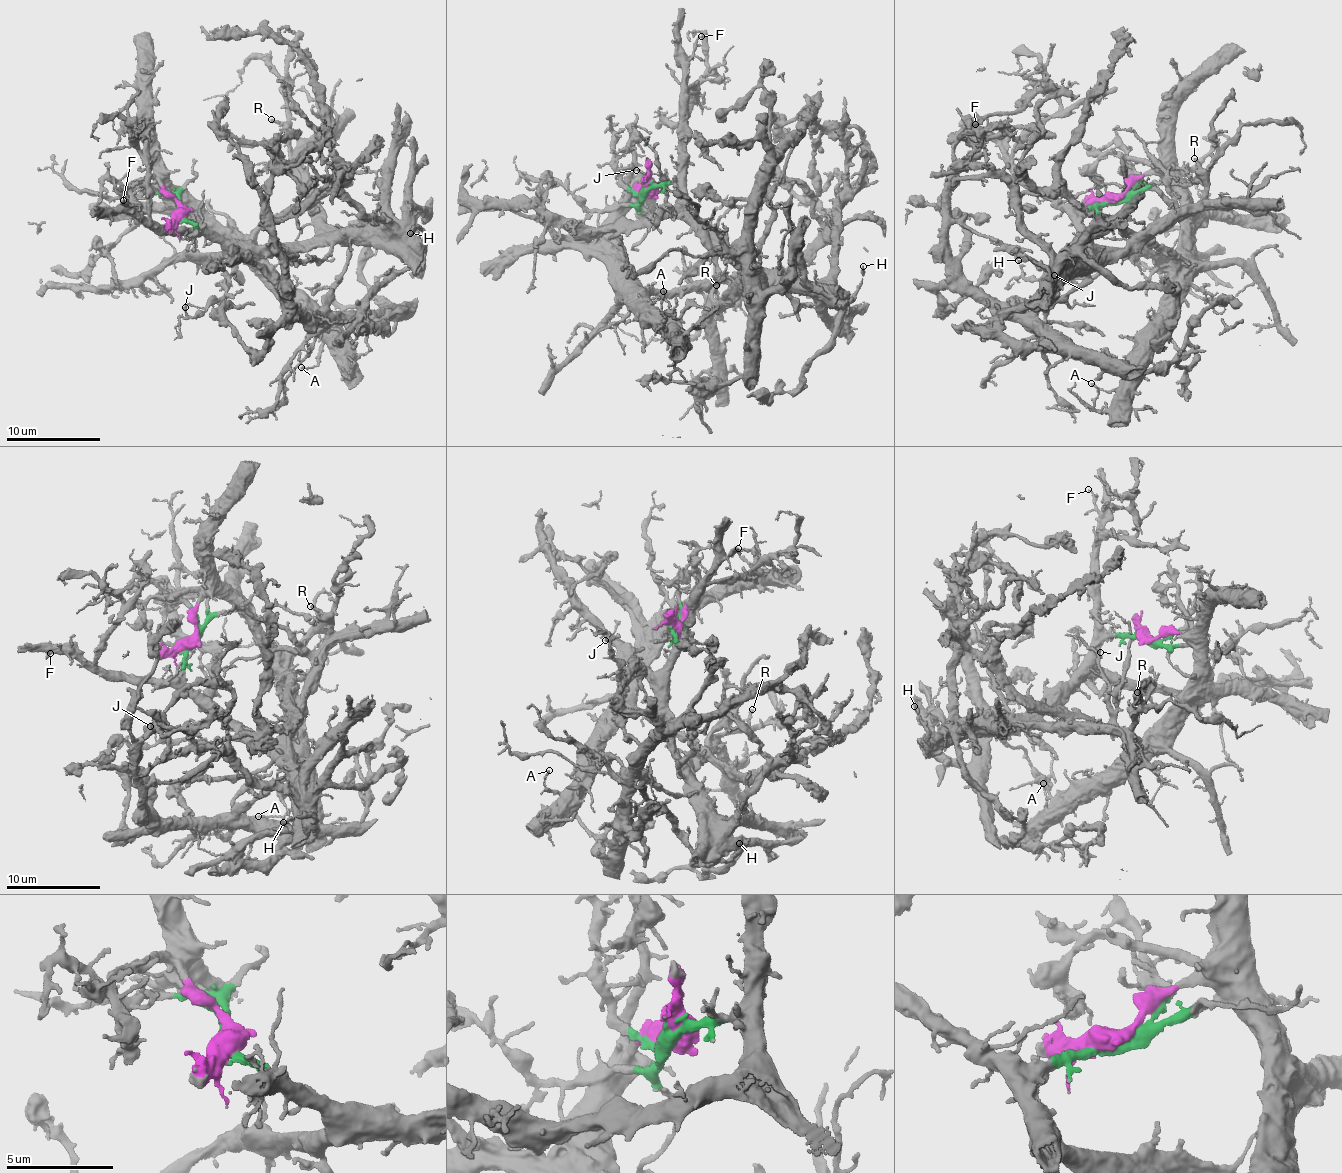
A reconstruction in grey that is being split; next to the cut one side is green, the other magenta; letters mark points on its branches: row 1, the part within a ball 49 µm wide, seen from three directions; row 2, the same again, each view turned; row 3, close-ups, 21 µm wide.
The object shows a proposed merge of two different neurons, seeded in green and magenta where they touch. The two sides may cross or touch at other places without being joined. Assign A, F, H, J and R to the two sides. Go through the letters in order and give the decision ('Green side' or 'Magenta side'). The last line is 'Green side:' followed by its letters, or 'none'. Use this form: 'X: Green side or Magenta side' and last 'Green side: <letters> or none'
A: Magenta side
F: Green side
H: Green side
J: Green side
R: Green side
Green side: F, H, J, R

